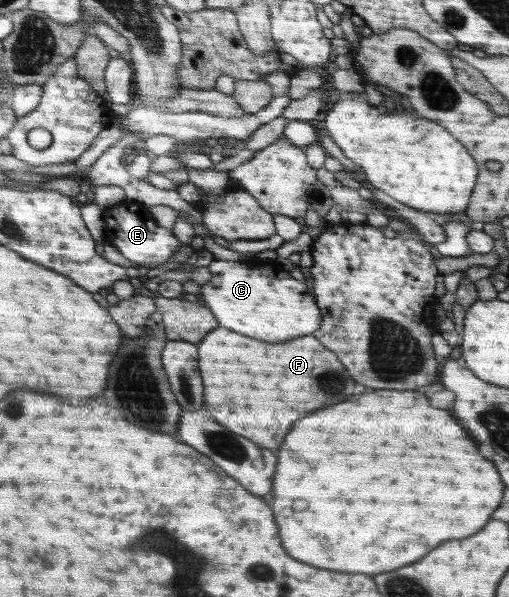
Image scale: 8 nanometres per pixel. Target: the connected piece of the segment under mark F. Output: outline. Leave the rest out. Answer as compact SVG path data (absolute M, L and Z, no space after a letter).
M216 328L208 340L200 341L200 368L204 368L204 384L208 384L206 410L232 432L248 436L248 440L256 440L262 448L278 450L296 420L314 410L334 406L354 394L354 380L338 360L336 353L326 350L314 336L302 336L288 344L266 344L228 328Z

